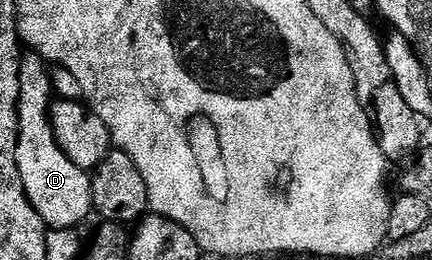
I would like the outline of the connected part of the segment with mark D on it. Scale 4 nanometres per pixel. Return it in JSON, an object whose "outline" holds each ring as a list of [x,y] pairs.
{"outline":[[[28,52],[20,60],[20,91],[18,92],[18,148],[16,163],[26,188],[26,196],[34,204],[34,212],[51,229],[79,227],[92,209],[92,179],[89,171],[78,168],[54,140],[52,104],[54,93],[49,63],[39,54]]]}

